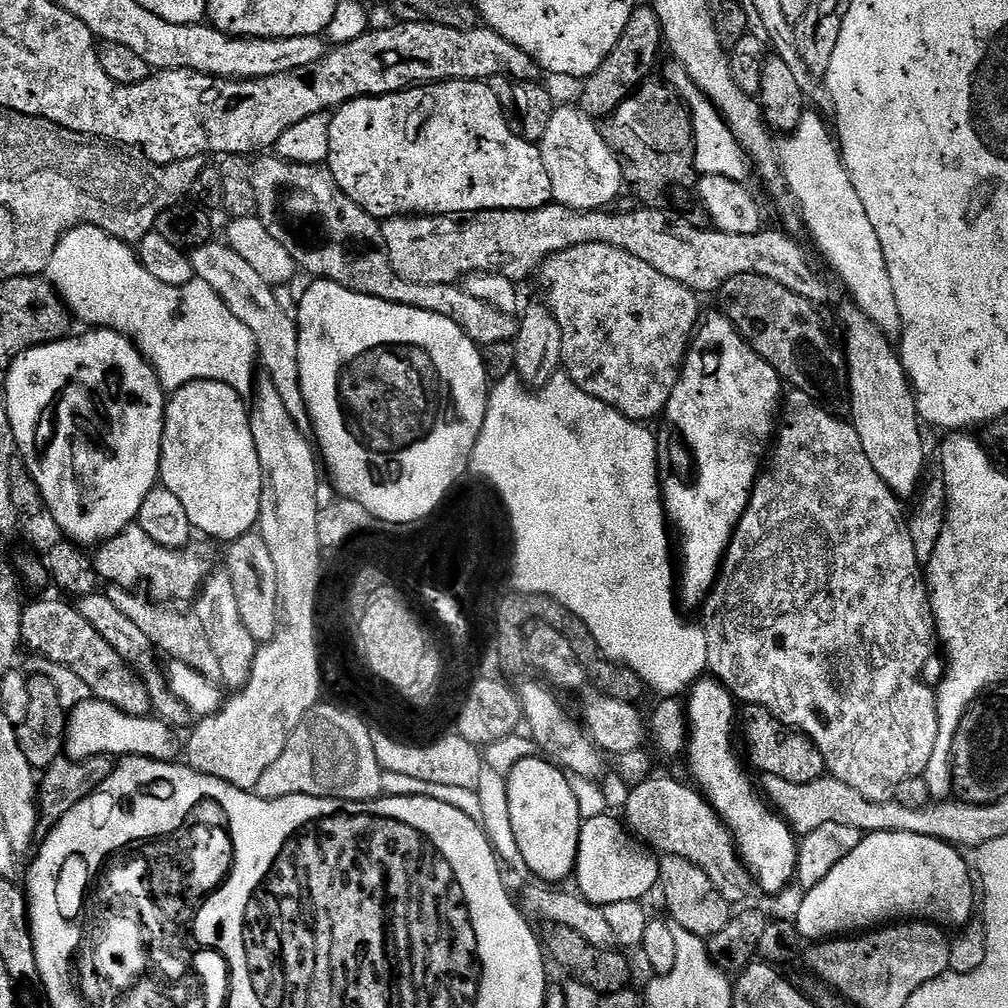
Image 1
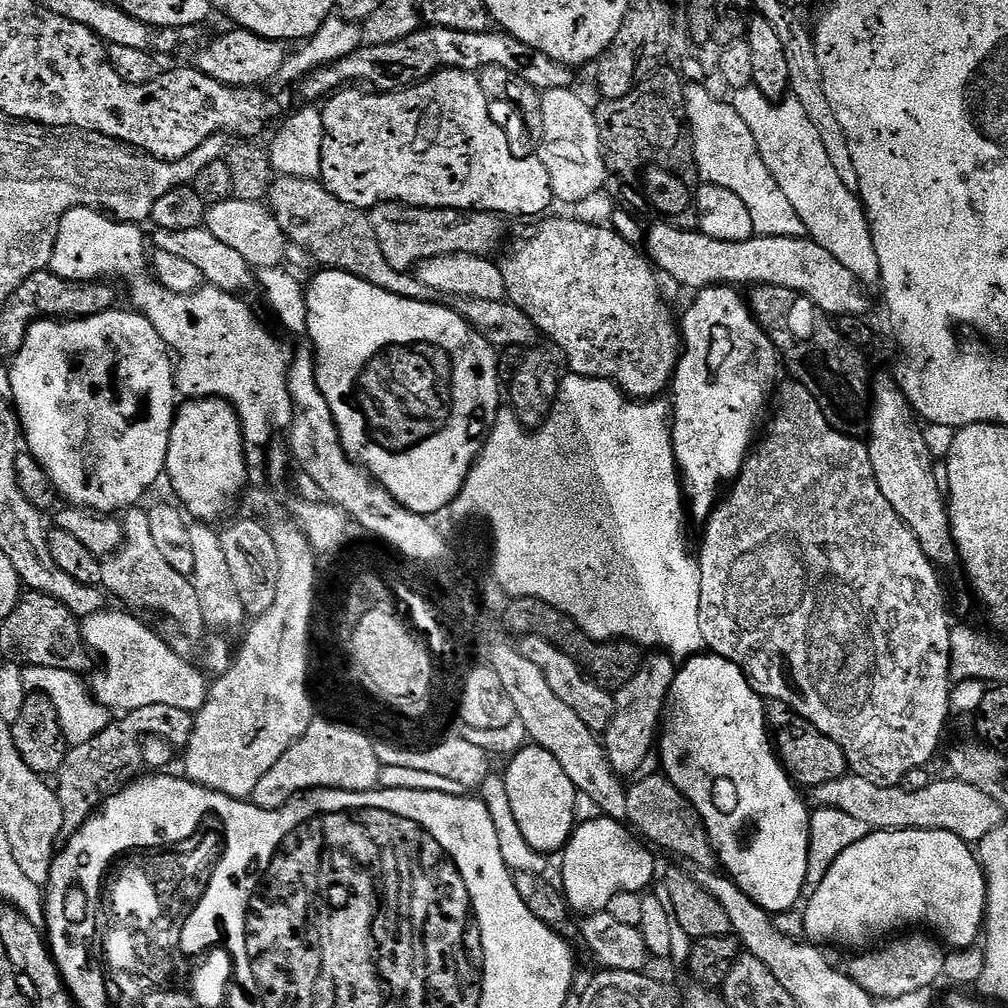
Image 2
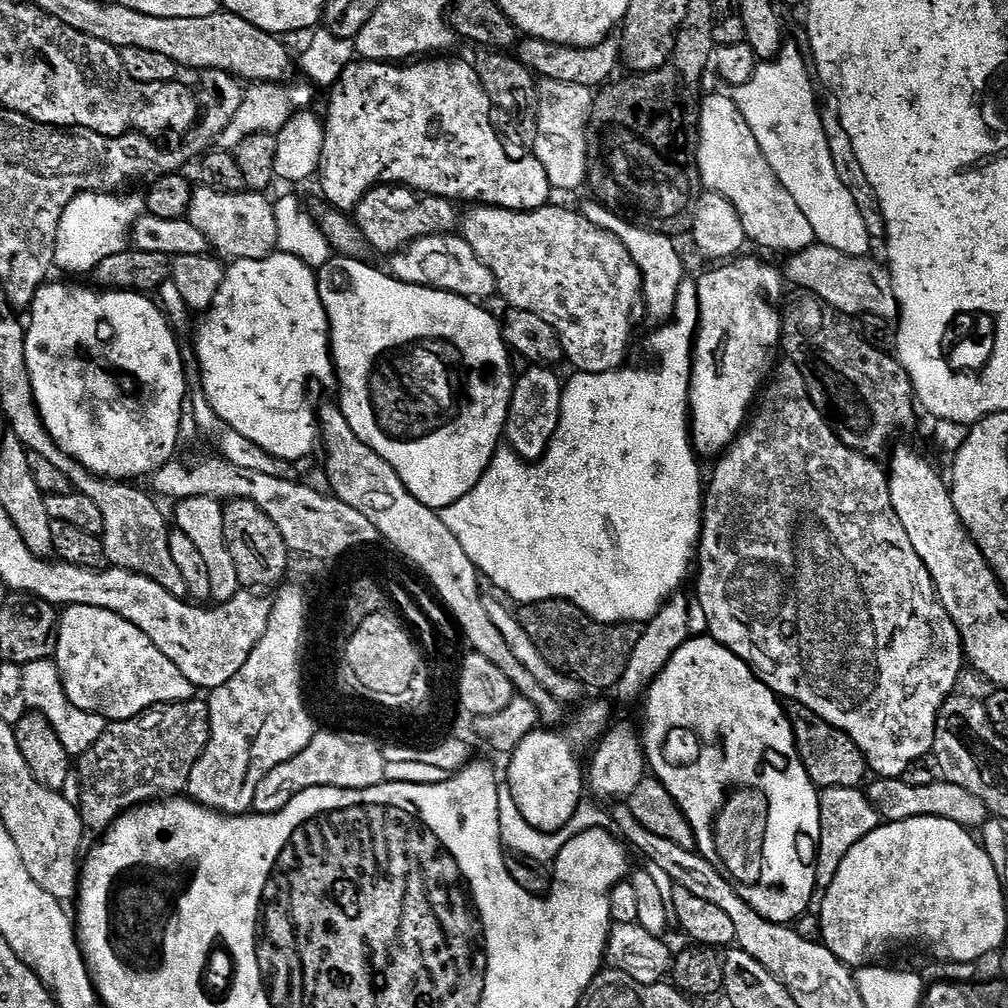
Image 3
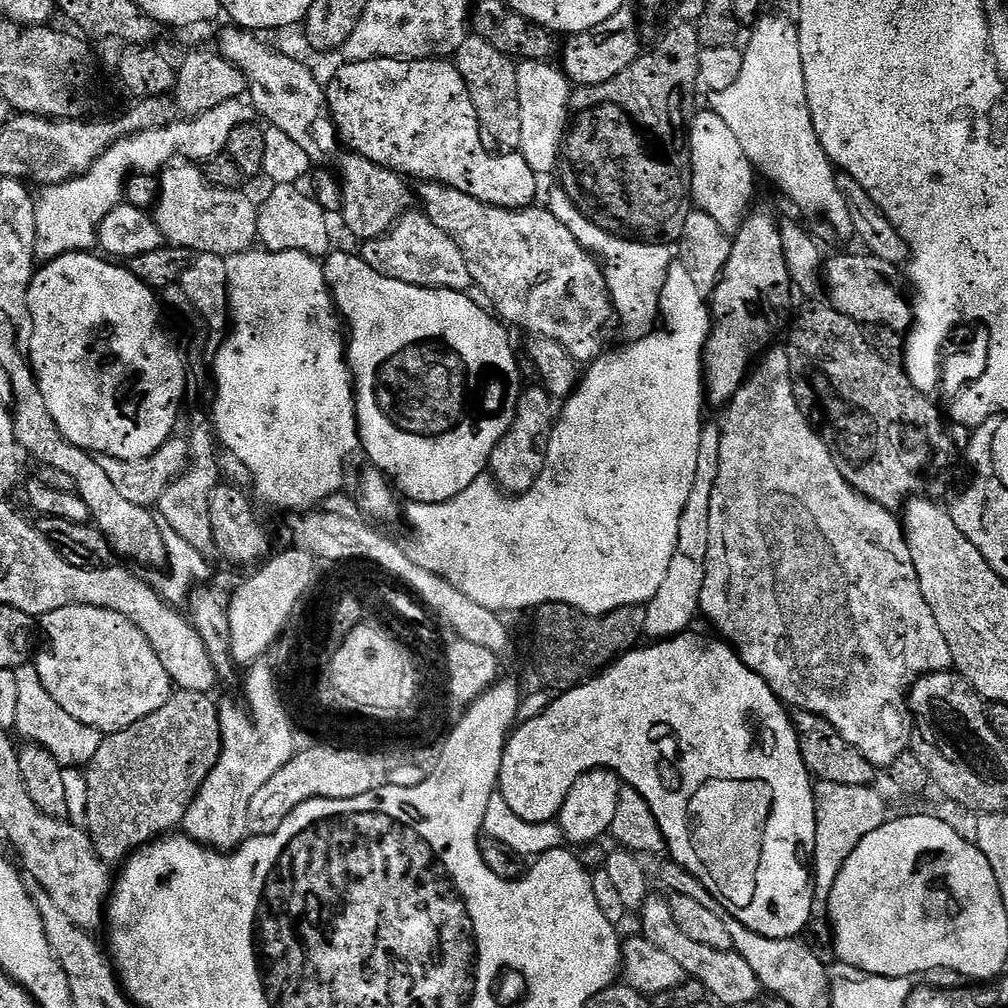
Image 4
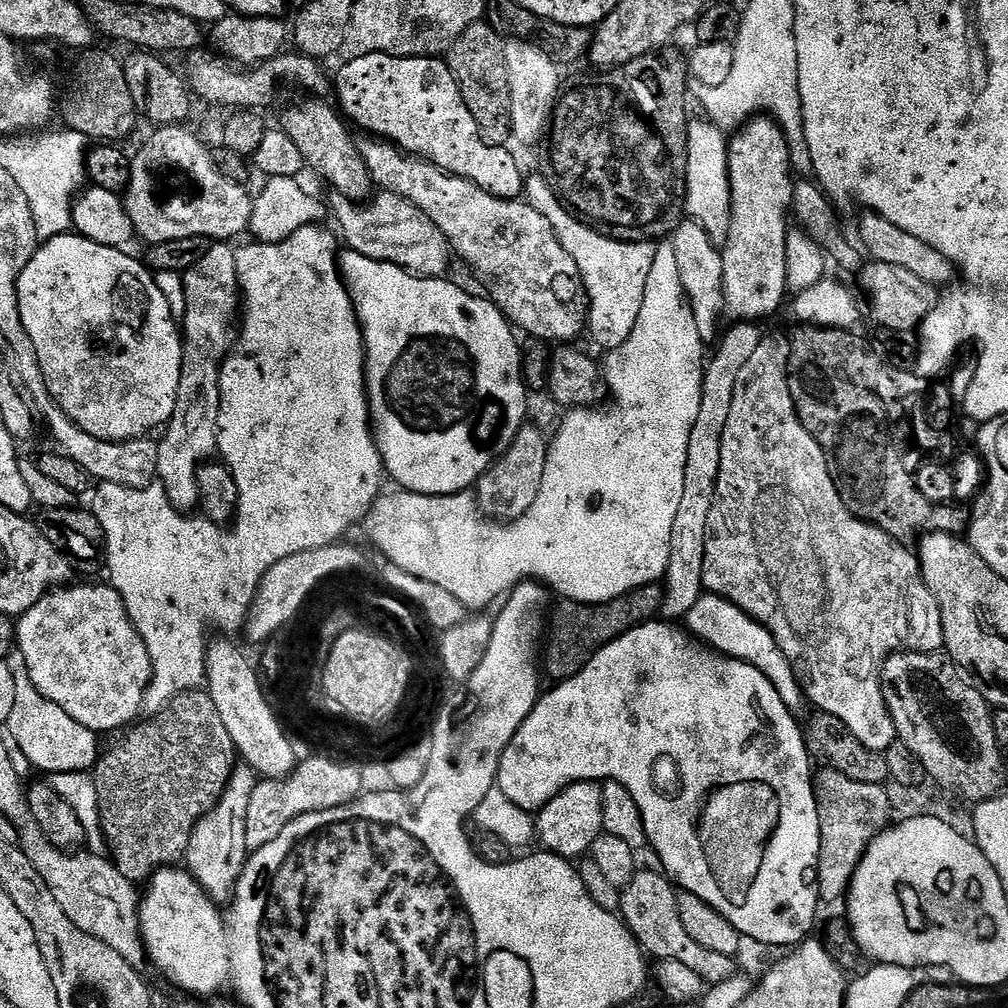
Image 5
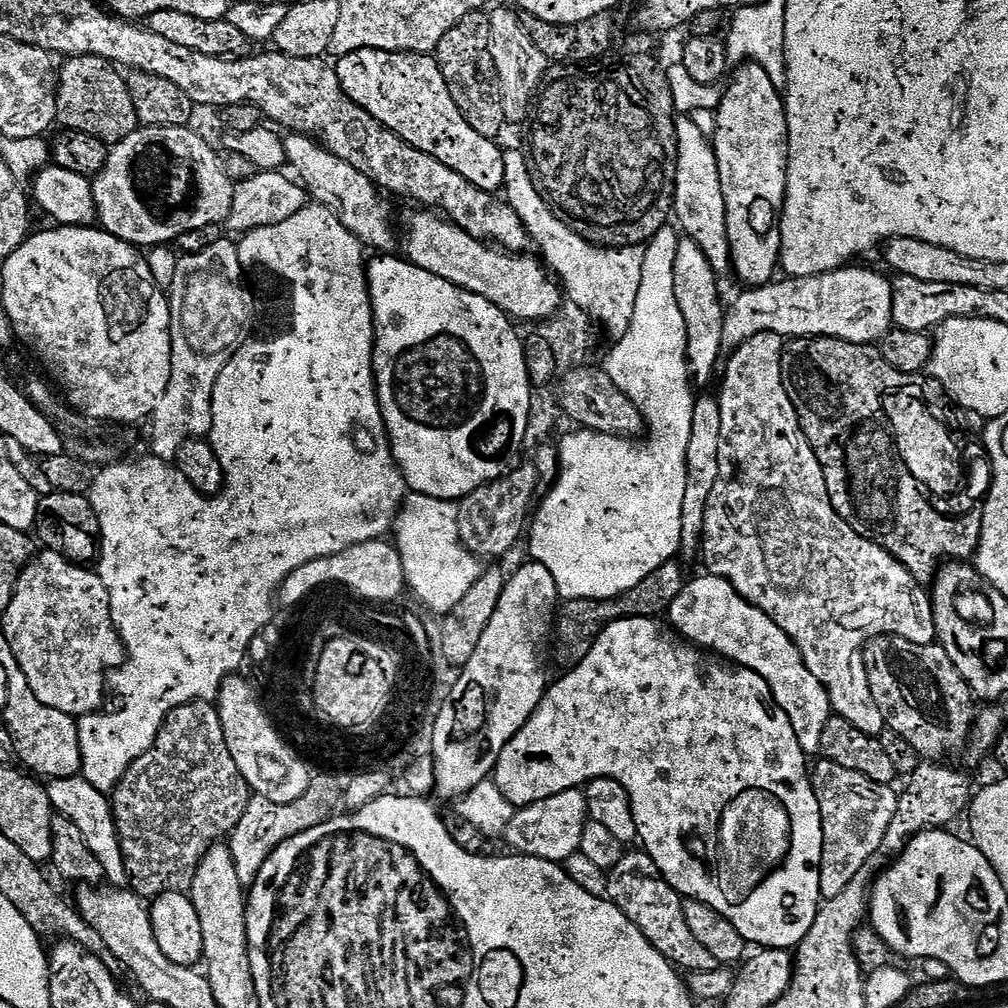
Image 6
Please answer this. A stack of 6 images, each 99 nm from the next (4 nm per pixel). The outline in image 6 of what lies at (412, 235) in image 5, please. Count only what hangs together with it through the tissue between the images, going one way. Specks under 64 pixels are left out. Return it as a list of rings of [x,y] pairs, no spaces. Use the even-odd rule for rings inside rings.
[[[288,134],[283,137],[283,142],[287,167],[296,171],[295,179],[315,203],[333,212],[338,222],[342,222],[342,226],[346,226],[346,230],[356,236],[365,249],[377,248],[377,253],[388,254],[395,249],[392,248],[395,244],[397,247],[398,232],[392,229],[392,216],[384,205],[385,197],[371,178],[366,174],[358,174],[354,166],[330,154],[310,136]]]

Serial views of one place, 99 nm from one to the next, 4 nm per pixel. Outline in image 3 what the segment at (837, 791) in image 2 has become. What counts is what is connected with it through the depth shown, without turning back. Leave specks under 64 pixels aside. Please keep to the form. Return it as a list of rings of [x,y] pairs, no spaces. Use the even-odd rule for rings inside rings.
[[[876,778],[873,781],[872,785],[867,785],[867,798],[888,822],[906,818],[946,818],[950,822],[958,822],[958,826],[976,830],[990,816],[982,798],[974,798],[974,794],[970,794],[970,790],[962,790],[962,786],[947,782],[937,782],[930,786],[910,786],[904,778]]]

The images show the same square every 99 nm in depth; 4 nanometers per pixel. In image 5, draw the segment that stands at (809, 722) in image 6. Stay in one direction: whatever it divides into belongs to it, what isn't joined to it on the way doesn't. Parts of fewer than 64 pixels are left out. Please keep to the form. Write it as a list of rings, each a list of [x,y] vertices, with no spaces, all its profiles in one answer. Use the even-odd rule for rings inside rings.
[[[705,594],[700,600],[694,602],[694,606],[686,617],[686,628],[697,640],[705,643],[717,652],[732,657],[733,660],[741,660],[766,674],[768,681],[778,690],[782,702],[794,714],[800,714],[806,708],[806,697],[796,681],[794,670],[790,662],[782,654],[782,650],[776,645],[775,638],[763,628],[757,620],[745,614],[738,606],[734,606],[723,596]]]

